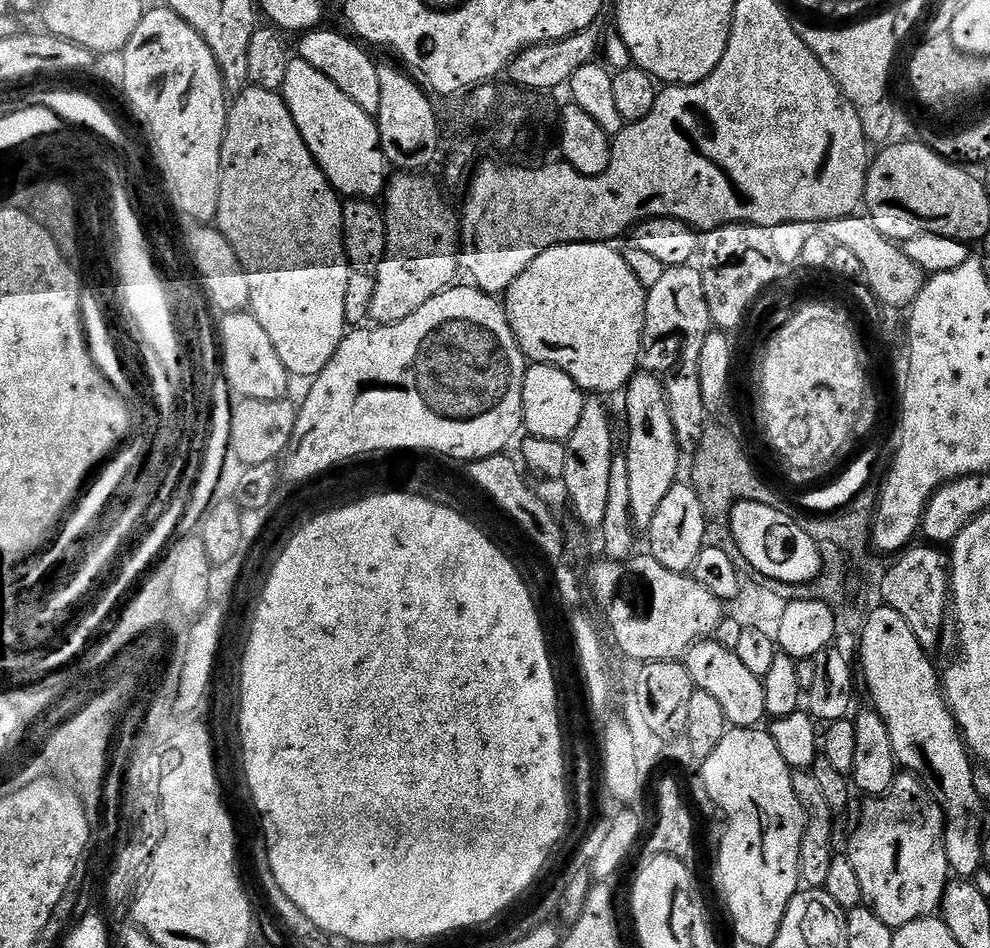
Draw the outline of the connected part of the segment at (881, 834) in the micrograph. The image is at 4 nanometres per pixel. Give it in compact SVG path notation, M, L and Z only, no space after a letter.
M901 771L881 796L863 801L864 809L855 821L856 829L849 838L846 855L862 885L864 904L886 922L886 926L898 929L923 916L933 915L939 909L946 886L950 882L946 858L946 830L944 812L930 794L921 777Z

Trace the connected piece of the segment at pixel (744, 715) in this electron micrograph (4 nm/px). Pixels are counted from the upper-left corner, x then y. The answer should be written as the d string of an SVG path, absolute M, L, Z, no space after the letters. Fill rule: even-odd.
M714 638L699 640L684 653L682 663L699 691L718 698L722 714L726 714L731 727L755 728L761 723L760 719L765 719L767 708L764 681L750 674L747 666L742 666L735 650L722 646Z

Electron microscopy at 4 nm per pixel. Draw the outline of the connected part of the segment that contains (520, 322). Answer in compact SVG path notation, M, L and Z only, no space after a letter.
M608 242L598 244L559 244L554 246L550 250L538 254L538 258L534 258L532 265L522 274L518 274L518 278L510 285L502 300L504 308L508 312L508 321L514 330L514 338L518 342L518 346L523 350L525 357L532 364L549 364L566 374L570 374L570 378L574 378L574 382L581 392L585 394L600 394L596 392L623 393L642 364L642 349L645 347L644 323L646 322L648 289L642 286L642 282L638 282L638 278L634 276L634 270L630 270L623 251L619 247L617 249L612 247L616 246Z

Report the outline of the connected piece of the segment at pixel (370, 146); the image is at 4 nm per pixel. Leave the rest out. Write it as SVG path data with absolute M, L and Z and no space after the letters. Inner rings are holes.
M299 58L289 59L282 95L294 118L294 126L298 126L310 154L337 193L341 197L358 200L375 201L383 197L390 179L390 168L385 161L383 150L380 149L380 131L375 119L368 116L362 106L357 106L353 100L346 98L346 94L342 94L342 90L338 90L338 86L334 86L334 82L326 78L326 74L318 74L318 70L310 66L310 62Z

